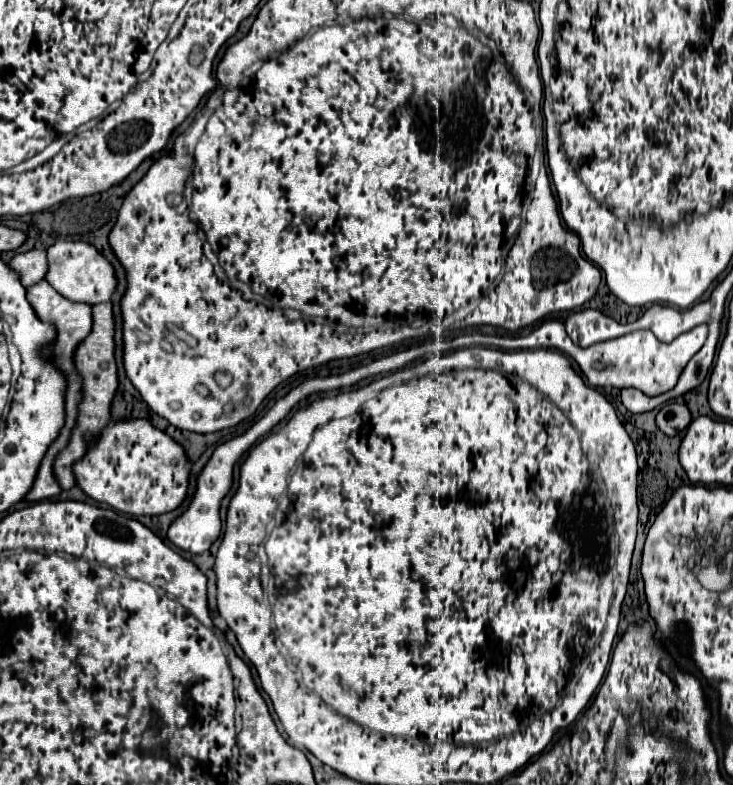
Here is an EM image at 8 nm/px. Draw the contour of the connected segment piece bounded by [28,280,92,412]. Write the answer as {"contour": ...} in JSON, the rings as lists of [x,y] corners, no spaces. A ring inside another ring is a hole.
{"contour":[[[42,280],[42,284],[34,284],[28,288],[28,300],[34,306],[36,314],[40,316],[40,320],[52,322],[56,324],[58,330],[58,338],[56,342],[46,350],[46,354],[54,356],[58,366],[62,368],[62,372],[66,372],[66,380],[68,380],[68,398],[66,398],[66,412],[78,412],[78,406],[82,404],[82,376],[74,364],[74,352],[78,348],[78,344],[84,342],[84,338],[90,334],[92,330],[92,306],[90,304],[80,304],[80,302],[72,302],[64,296],[60,296],[46,280]]]}

